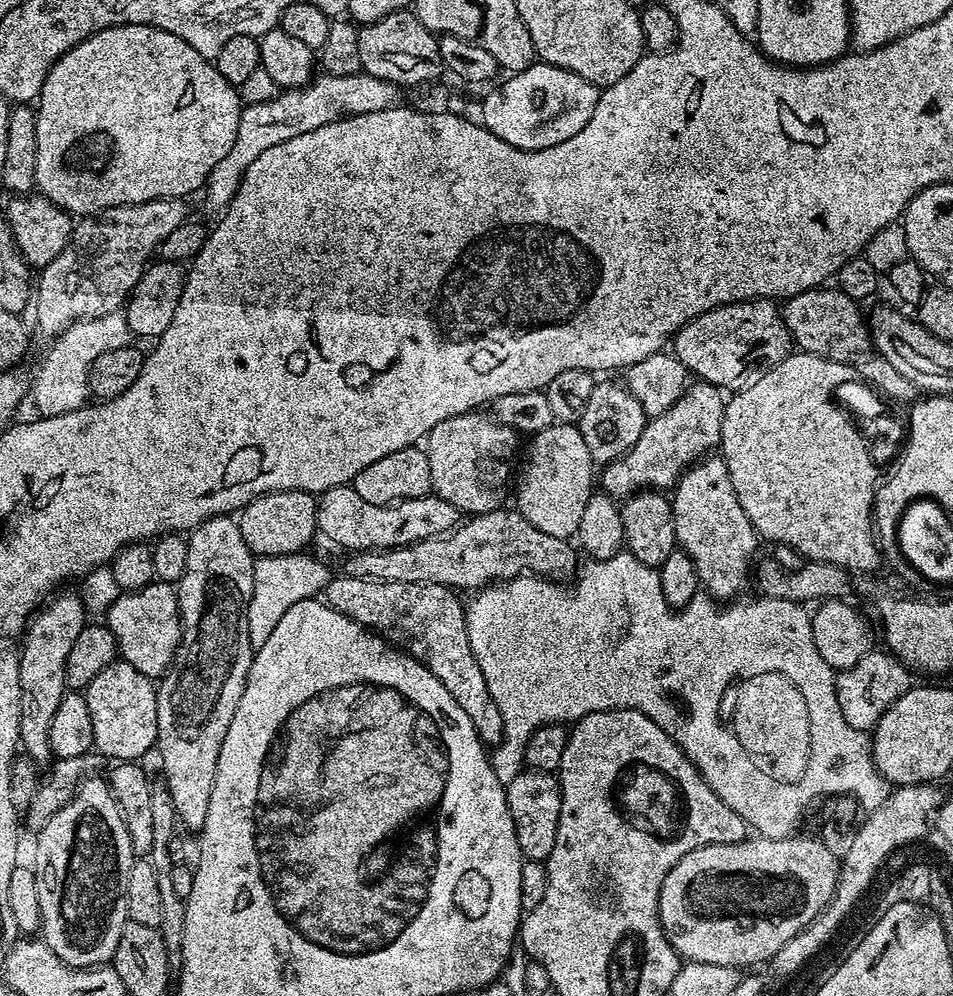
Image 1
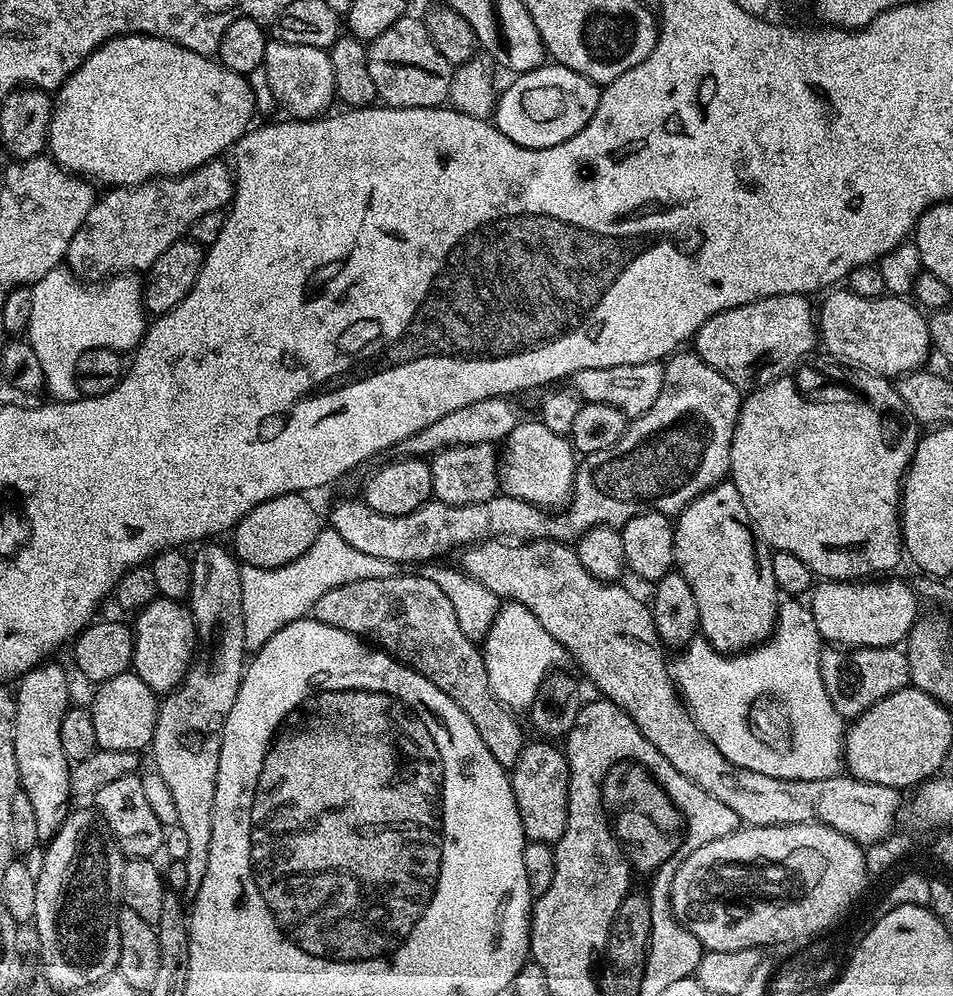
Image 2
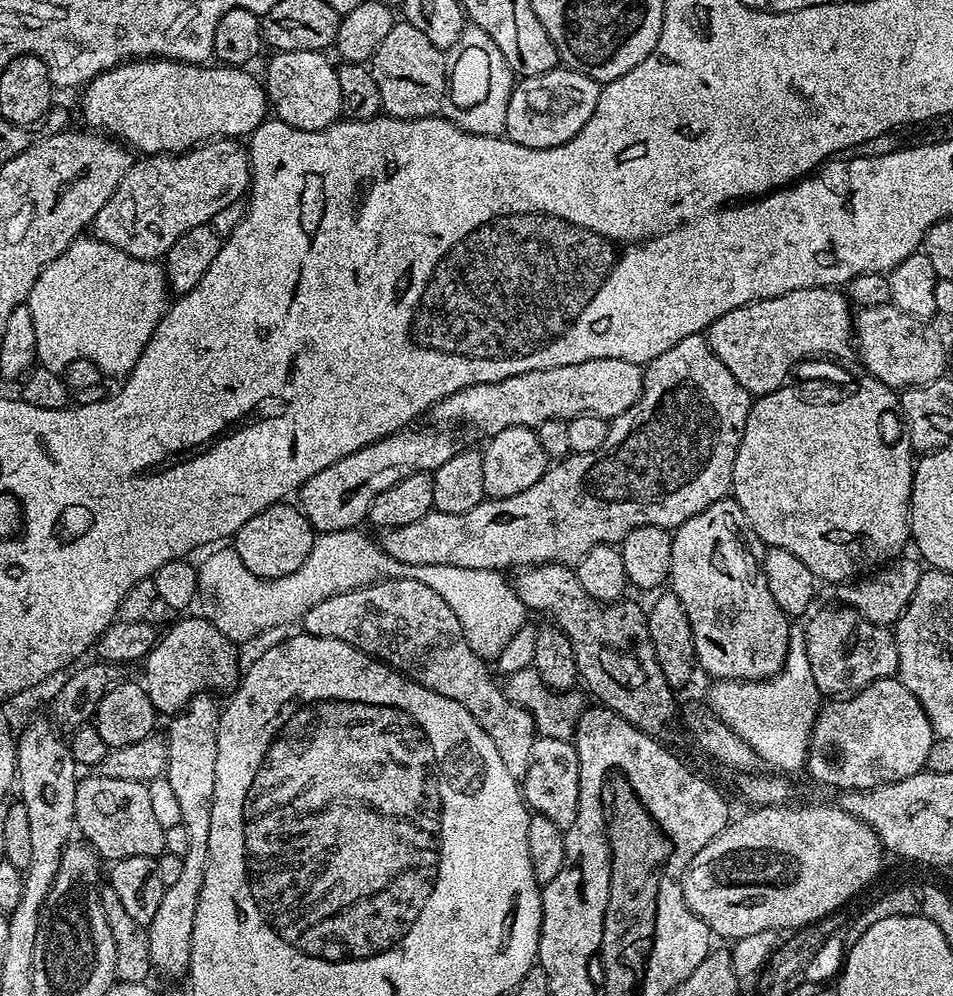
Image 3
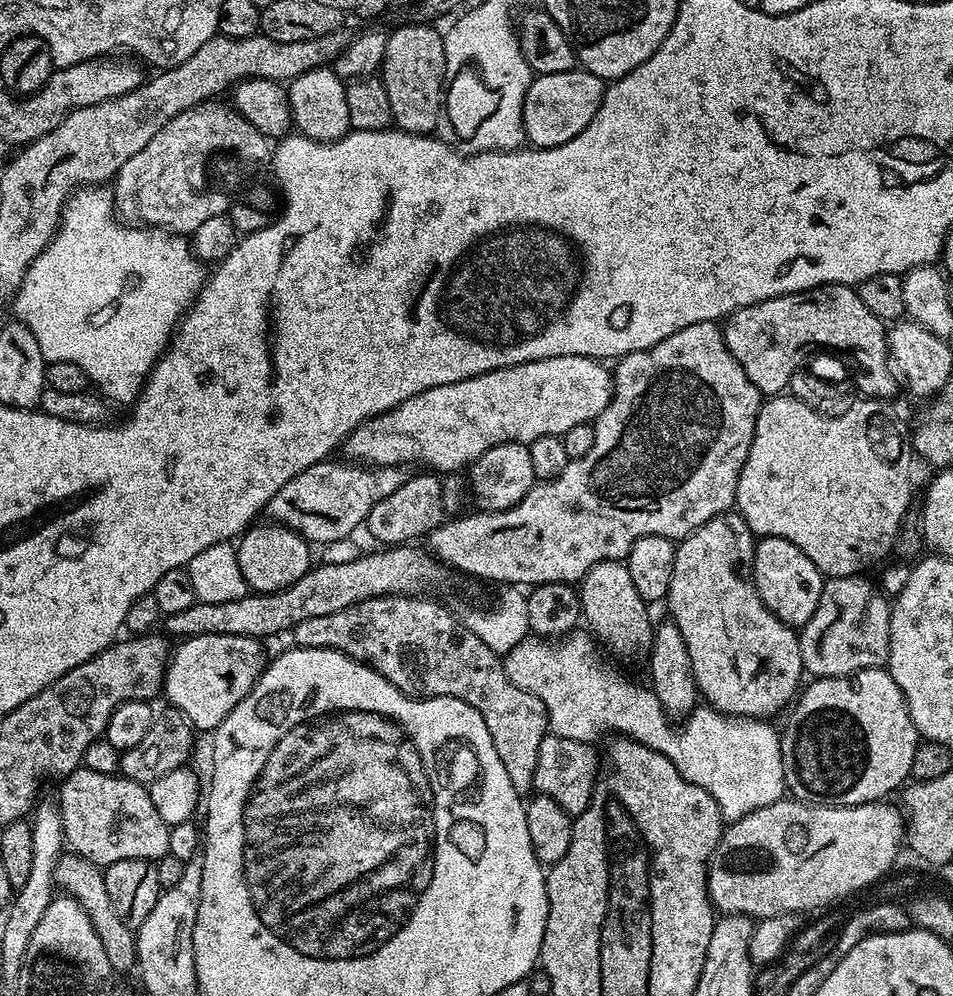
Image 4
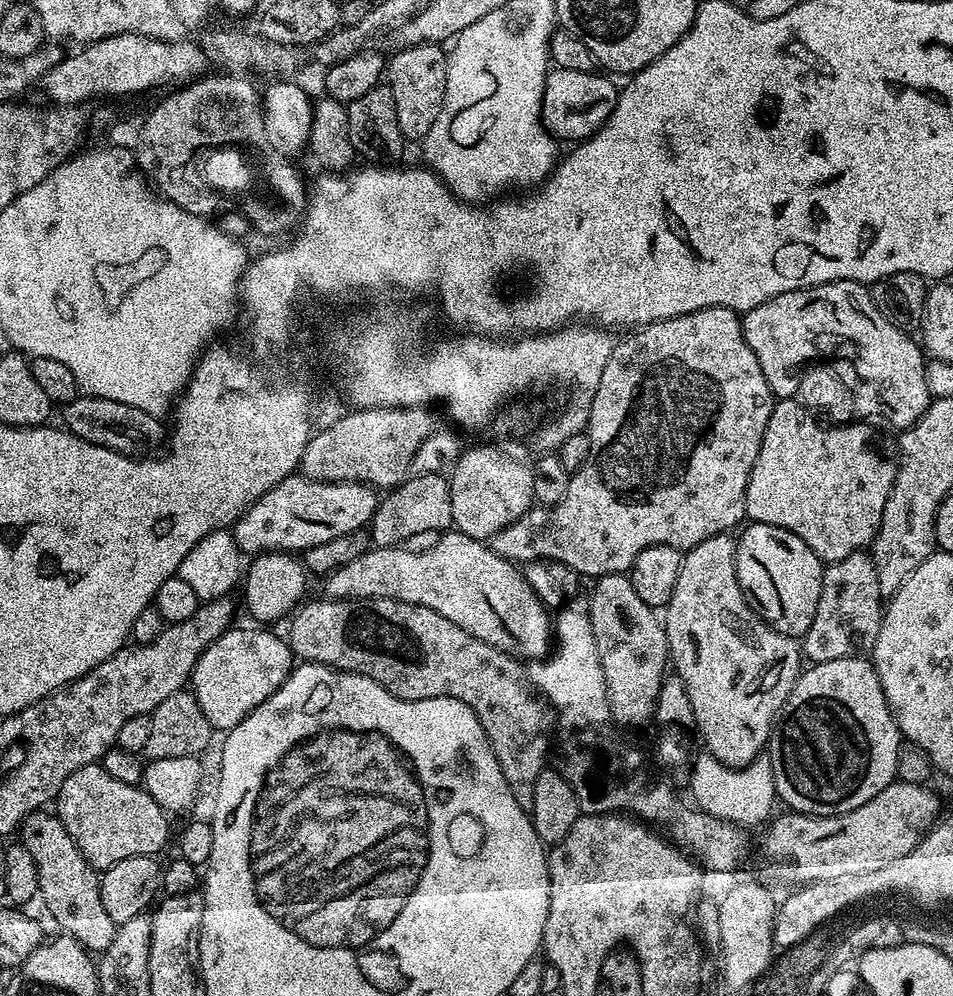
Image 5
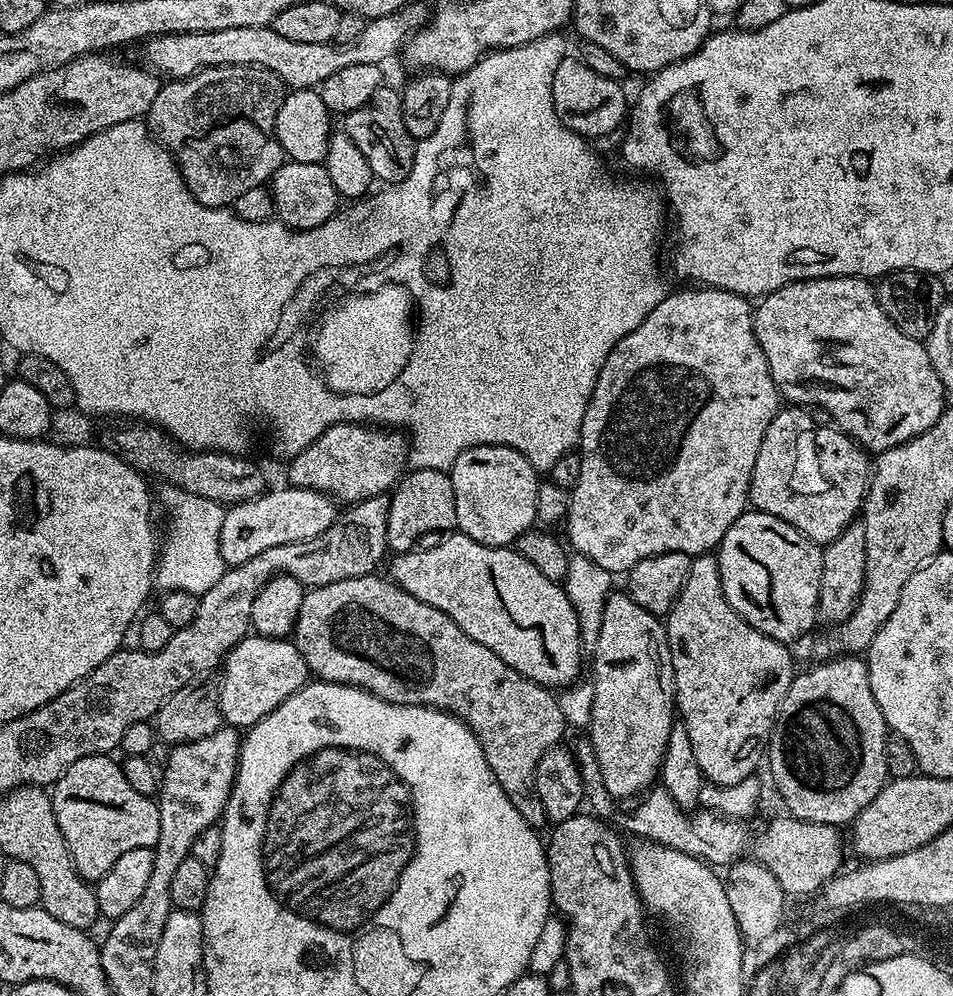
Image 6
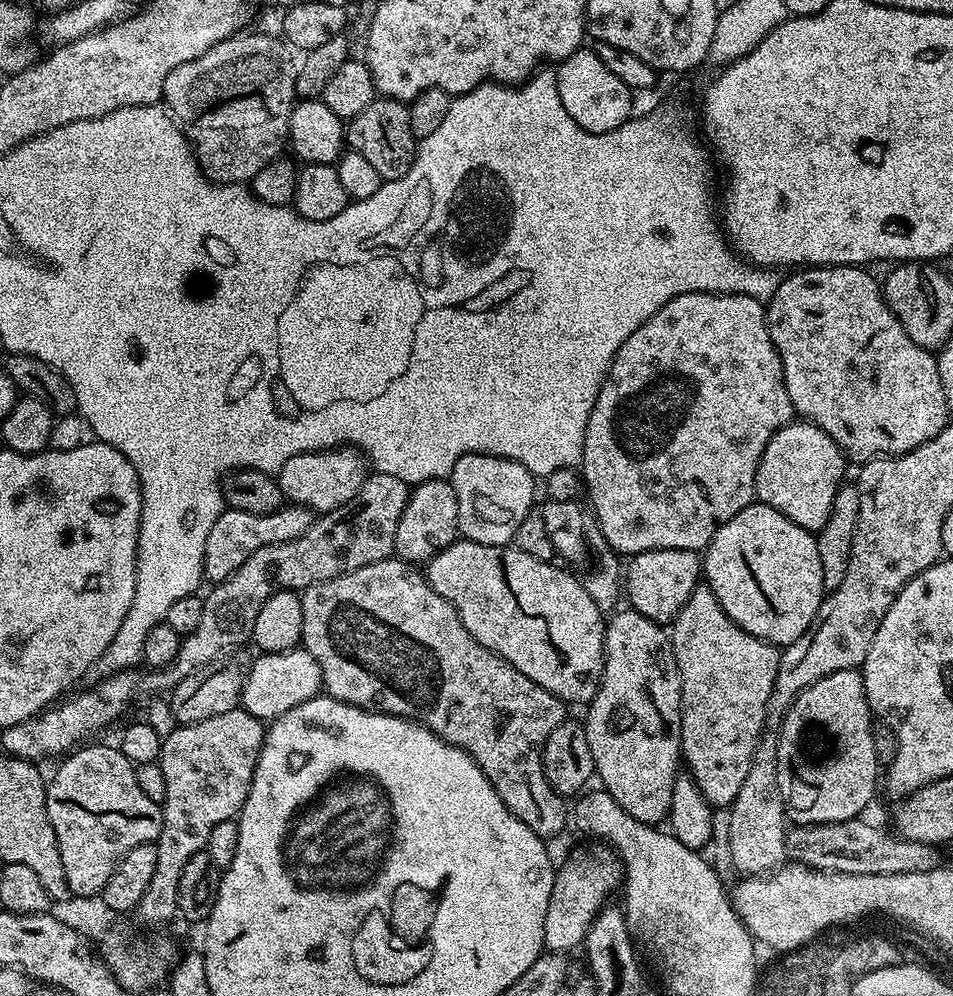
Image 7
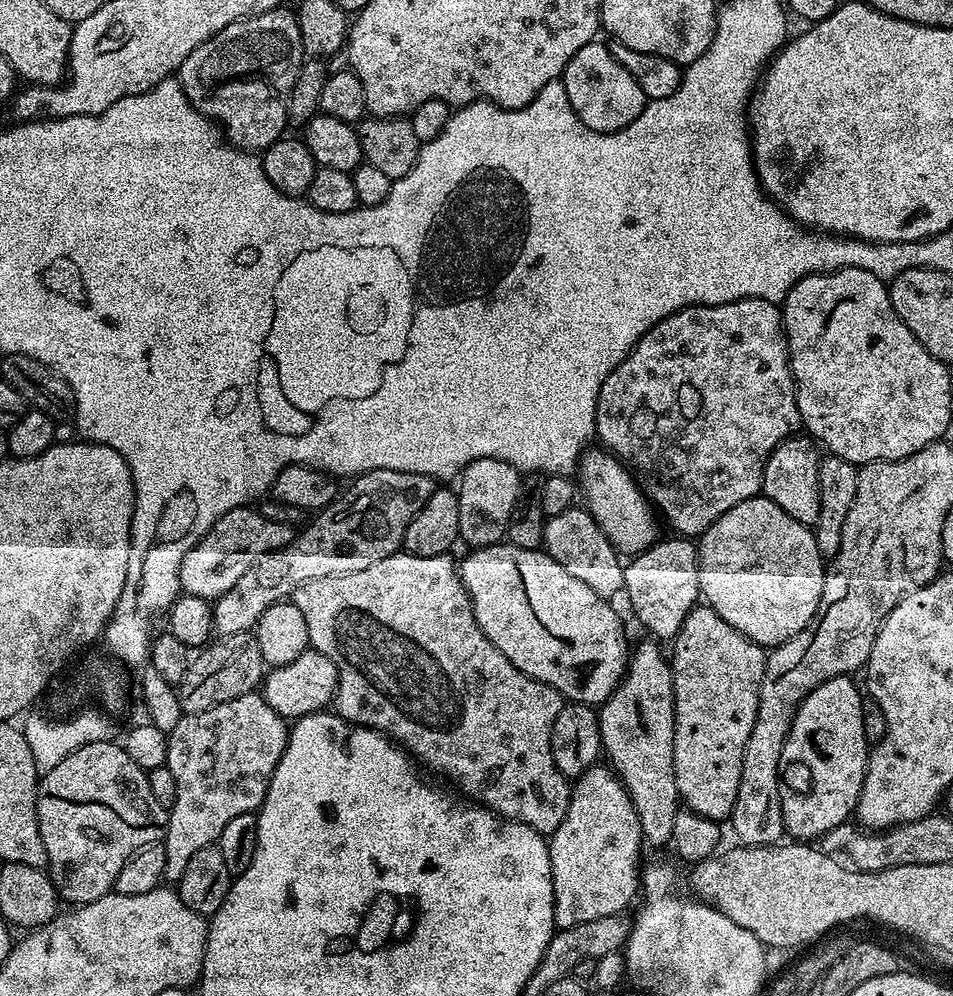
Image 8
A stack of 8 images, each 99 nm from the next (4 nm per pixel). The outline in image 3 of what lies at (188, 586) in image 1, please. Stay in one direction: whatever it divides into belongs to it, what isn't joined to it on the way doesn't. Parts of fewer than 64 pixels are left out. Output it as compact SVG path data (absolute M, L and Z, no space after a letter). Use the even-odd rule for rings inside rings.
M201 694L188 703L187 708L175 713L171 717L172 725L166 731L168 742L168 771L166 781L172 796L176 799L176 808L180 811L179 823L186 826L186 835L190 838L190 850L186 850L182 862L182 875L175 880L174 886L164 890L162 903L154 918L146 926L150 938L150 962L157 973L164 976L184 976L190 962L190 942L194 934L194 918L198 910L198 894L206 878L206 866L210 858L210 810L214 806L214 762L218 762L218 738L216 726L220 722L221 709L211 695Z

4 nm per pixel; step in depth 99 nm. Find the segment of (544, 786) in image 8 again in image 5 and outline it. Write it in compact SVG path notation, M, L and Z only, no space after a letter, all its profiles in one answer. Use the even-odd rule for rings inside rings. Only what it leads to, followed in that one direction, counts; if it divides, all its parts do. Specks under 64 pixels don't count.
M319 599L301 603L291 617L292 629L286 632L293 653L301 661L324 664L328 668L335 668L337 672L368 676L378 682L378 686L403 700L449 696L466 702L474 710L478 722L482 722L482 730L492 744L494 758L498 758L498 766L518 806L531 809L534 782L538 782L538 774L546 766L547 760L544 759L548 756L548 747L554 744L548 735L552 732L552 724L557 723L557 715L539 689L532 684L517 657L466 634L462 626L454 626L450 618L442 618L442 614L421 604L407 604L401 600Z

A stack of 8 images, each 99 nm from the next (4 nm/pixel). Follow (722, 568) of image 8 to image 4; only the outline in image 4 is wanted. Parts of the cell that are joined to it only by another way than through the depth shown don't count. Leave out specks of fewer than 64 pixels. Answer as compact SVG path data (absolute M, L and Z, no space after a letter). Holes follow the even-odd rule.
M765 536L757 543L756 553L752 559L751 579L758 594L781 622L789 626L802 626L818 610L818 598L822 598L822 590L826 577L802 554L794 542L786 542L786 538Z

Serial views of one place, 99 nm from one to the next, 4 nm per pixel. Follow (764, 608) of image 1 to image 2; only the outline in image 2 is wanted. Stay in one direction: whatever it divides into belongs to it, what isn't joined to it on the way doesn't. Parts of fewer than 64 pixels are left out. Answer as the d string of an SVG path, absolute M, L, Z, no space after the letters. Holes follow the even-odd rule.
M784 598L779 601L776 613L776 627L772 635L755 648L747 649L735 654L721 654L716 651L710 642L703 638L691 640L683 645L680 657L674 660L674 680L686 701L686 707L692 713L692 719L696 721L696 727L705 736L712 738L718 736L732 736L732 740L715 741L718 750L734 766L739 768L753 768L755 772L772 772L773 761L761 751L754 751L750 742L741 742L738 738L742 735L742 698L754 690L776 690L782 699L787 701L788 709L793 717L792 725L795 725L793 736L793 753L788 754L785 760L779 761L778 775L783 780L813 780L814 778L826 778L837 775L842 768L842 753L844 751L844 733L846 720L834 710L830 702L830 694L826 694L826 686L822 686L822 674L820 673L820 654L822 651L822 639L816 629L814 618L807 603L796 598ZM504 602L499 605L497 616L483 638L482 655L492 693L509 710L528 710L540 692L540 683L566 660L566 649L542 630L542 622L534 618L529 608L515 602Z

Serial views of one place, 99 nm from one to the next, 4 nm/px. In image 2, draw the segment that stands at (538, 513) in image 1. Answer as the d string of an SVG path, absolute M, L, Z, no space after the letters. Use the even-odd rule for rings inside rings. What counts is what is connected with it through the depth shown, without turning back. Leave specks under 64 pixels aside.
M539 418L521 419L520 424L514 426L514 430L510 430L508 437L502 441L502 447L498 452L499 491L510 498L518 498L531 504L539 504L541 509L544 510L559 509L571 497L577 463L578 453L573 448L571 439L568 436L559 436L554 434L554 430L546 430L546 426Z

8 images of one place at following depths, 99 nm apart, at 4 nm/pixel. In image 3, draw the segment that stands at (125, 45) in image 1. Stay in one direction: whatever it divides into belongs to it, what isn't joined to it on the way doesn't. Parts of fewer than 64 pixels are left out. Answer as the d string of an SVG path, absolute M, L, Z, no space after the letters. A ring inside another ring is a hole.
M137 58L121 62L107 72L99 72L82 88L84 120L88 123L85 125L89 129L119 138L129 149L137 153L140 151L144 156L183 154L201 142L211 142L217 138L251 137L252 131L264 123L270 112L265 85L240 66L208 67L212 66L185 64L183 60Z

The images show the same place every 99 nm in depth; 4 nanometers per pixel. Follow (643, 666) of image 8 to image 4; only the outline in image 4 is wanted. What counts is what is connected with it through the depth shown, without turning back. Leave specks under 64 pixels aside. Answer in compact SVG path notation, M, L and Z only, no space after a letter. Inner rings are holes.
M603 560L594 565L579 581L580 611L583 623L608 646L616 656L640 656L652 643L653 621L648 621L649 605L638 594L624 560Z

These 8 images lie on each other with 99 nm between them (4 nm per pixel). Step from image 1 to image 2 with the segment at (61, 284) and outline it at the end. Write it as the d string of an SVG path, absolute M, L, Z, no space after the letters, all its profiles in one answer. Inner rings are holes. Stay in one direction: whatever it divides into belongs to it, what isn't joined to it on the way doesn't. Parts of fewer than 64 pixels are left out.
M217 158L179 178L157 178L147 180L145 184L138 184L134 188L113 187L111 190L105 191L108 193L106 193L105 196L103 193L102 198L97 199L95 206L90 210L90 214L86 214L86 222L82 222L78 234L74 234L74 238L70 238L70 246L68 247L66 257L66 267L68 271L72 272L75 276L79 276L80 279L85 282L100 282L105 278L111 277L113 274L124 274L129 270L136 270L132 268L140 268L140 270L149 268L154 262L154 258L158 258L158 254L162 254L162 250L166 250L166 246L170 246L175 240L181 239L181 237L189 231L189 228L196 219L204 214L209 214L211 211L218 212L225 206L231 205L234 195L234 176L230 171L229 165L227 168L227 166L223 164L224 162L223 159Z

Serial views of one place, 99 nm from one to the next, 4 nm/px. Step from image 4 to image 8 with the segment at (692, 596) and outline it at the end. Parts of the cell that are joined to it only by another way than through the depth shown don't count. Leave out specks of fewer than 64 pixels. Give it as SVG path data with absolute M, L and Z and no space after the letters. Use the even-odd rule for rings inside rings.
M707 606L694 607L690 610L690 614L686 614L686 622L682 622L682 630L678 630L672 646L670 663L672 666L672 685L674 686L674 782L678 786L680 803L692 812L702 814L702 818L724 822L732 815L734 798L738 798L738 782L742 782L742 750L746 750L746 738L750 738L758 714L758 694L762 686L766 652L761 645L746 638L738 630L734 630L734 626L730 626L730 622L723 620L715 610Z

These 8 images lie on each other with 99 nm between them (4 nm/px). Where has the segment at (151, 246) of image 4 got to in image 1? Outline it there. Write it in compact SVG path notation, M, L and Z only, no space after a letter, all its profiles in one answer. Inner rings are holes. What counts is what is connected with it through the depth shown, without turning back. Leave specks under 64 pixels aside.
M123 311L111 312L102 318L93 320L78 320L67 327L51 341L48 353L44 356L44 361L40 364L40 370L36 376L34 374L34 383L30 388L31 403L36 403L36 408L41 417L57 416L59 412L69 412L74 406L72 396L85 395L88 392L88 367L98 358L98 354L106 354L106 350L118 350L127 348L130 344L130 333L128 331L128 318Z

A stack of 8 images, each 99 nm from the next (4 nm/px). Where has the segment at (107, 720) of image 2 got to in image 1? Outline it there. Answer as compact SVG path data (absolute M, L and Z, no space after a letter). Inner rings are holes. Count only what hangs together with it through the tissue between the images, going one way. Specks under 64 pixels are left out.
M123 662L106 666L82 692L86 706L90 706L90 723L94 725L93 749L112 762L143 761L143 756L156 747L156 689L153 677L134 670L134 666Z

